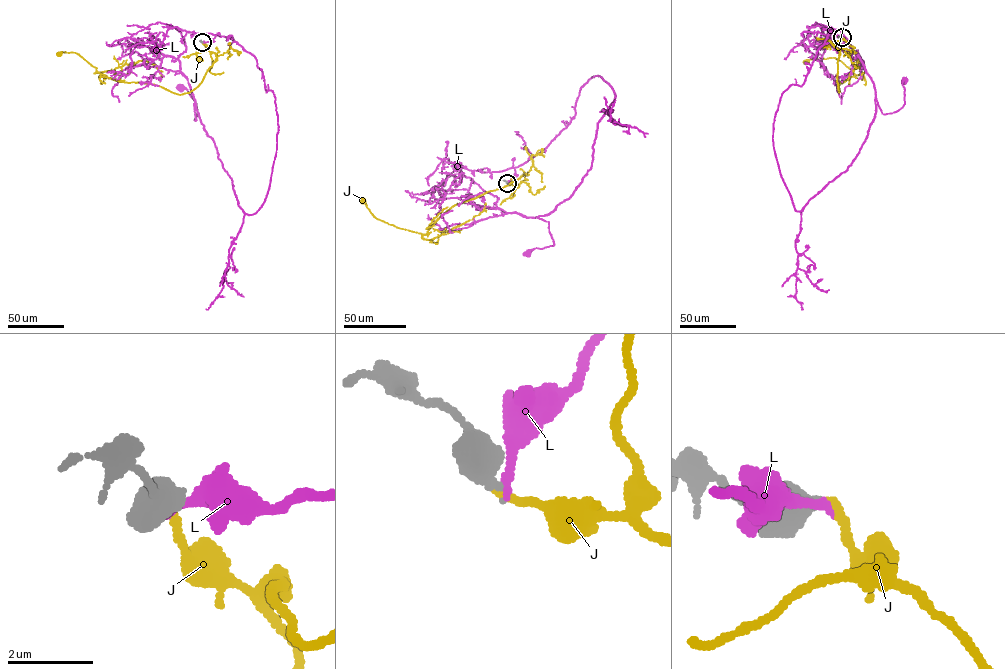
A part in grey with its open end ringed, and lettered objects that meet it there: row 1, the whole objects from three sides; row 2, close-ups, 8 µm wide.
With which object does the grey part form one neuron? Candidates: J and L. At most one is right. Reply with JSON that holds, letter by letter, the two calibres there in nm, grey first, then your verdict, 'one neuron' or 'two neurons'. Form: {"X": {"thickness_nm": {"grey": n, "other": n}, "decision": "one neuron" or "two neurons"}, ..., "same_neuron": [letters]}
{"J": {"thickness_nm": {"grey": 550, "other": 200}, "decision": "one neuron"}, "L": {"thickness_nm": {"grey": 650, "other": 280}, "decision": "two neurons"}, "same_neuron": ["J"]}

